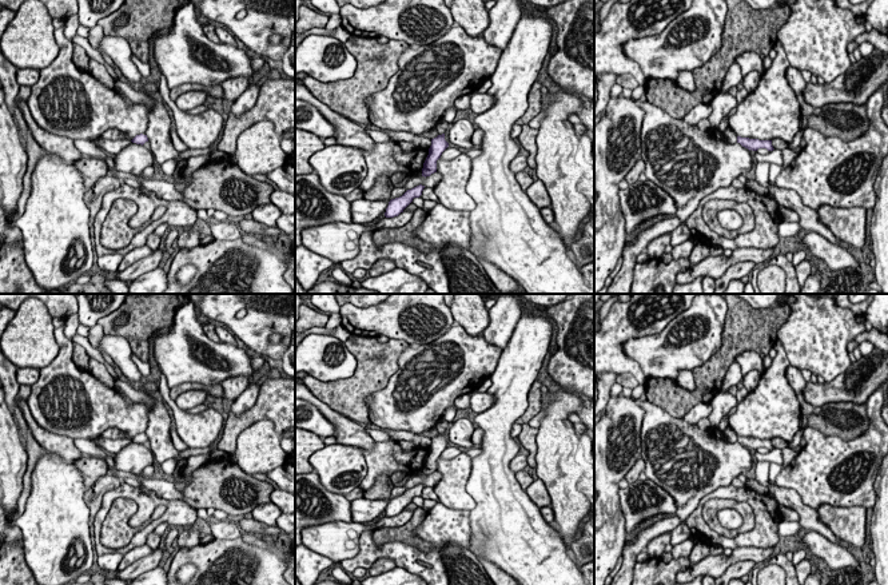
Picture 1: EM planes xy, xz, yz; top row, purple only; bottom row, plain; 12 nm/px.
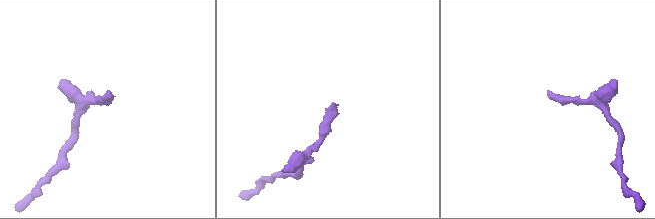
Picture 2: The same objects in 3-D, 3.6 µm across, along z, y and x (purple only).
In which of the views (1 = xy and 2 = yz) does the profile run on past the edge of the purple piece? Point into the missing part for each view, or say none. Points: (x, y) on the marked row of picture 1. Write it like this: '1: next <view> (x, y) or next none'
1: next none
2: next none

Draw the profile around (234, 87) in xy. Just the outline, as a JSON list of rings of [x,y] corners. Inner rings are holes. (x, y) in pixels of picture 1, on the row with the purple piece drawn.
[[[243,76],[231,77],[222,83],[224,95],[223,99],[236,102],[236,99],[248,88],[248,80]]]

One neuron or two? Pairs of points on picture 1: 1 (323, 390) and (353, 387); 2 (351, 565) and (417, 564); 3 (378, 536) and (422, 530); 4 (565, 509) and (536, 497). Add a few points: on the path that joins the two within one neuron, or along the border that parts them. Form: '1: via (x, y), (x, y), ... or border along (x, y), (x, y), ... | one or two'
1: via (330, 390), (346, 390) | one
2: via (367, 556), (371, 552), (401, 553) | one
3: border along (426, 512), (414, 532), (431, 549), (385, 544) | two
4: border along (538, 477), (544, 484), (550, 505) | two

